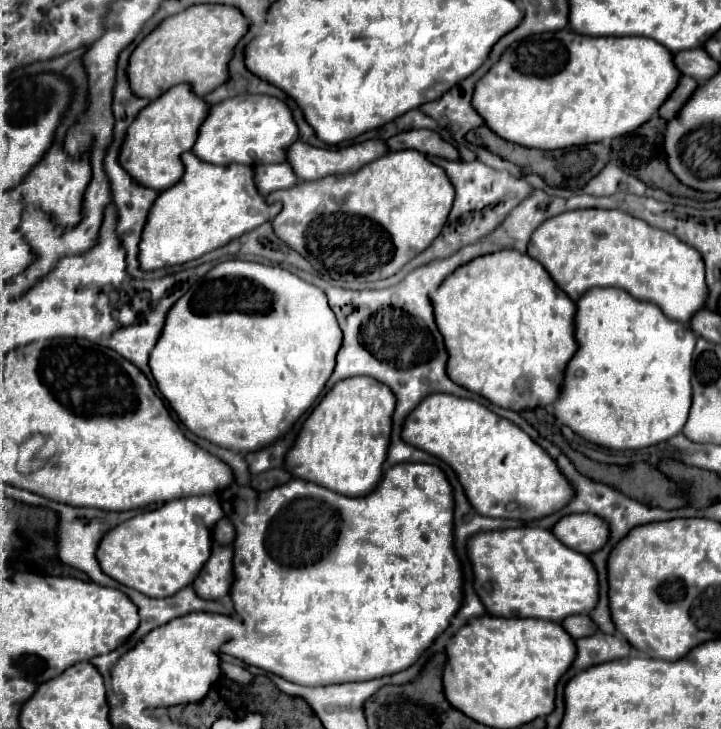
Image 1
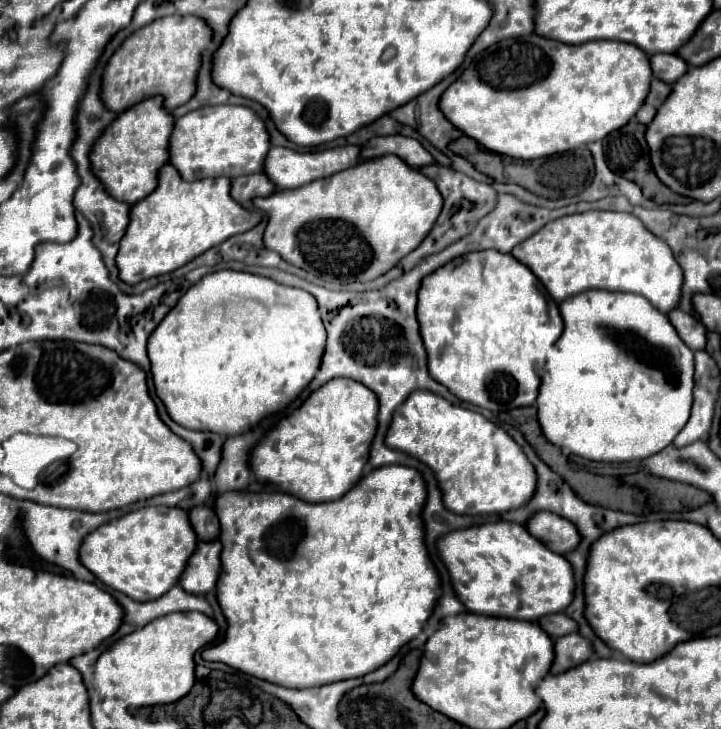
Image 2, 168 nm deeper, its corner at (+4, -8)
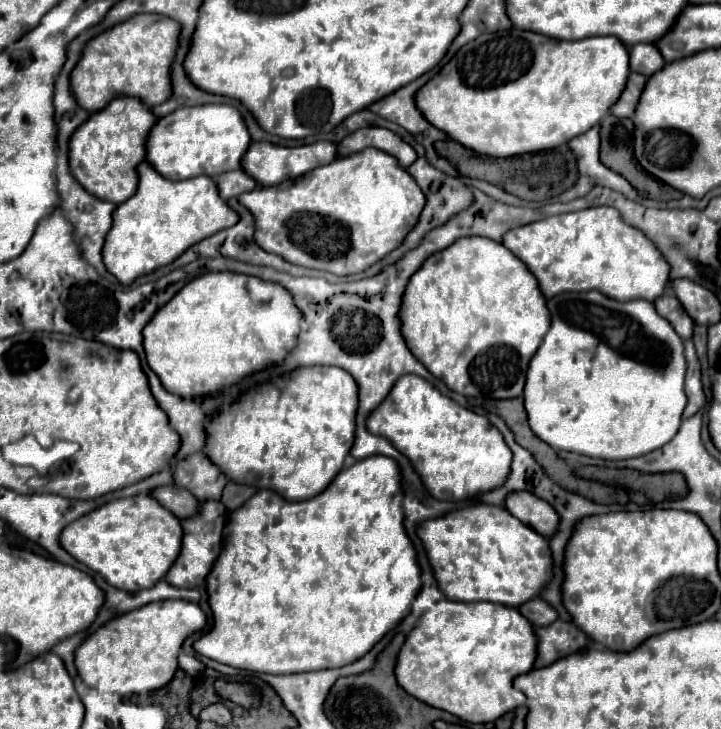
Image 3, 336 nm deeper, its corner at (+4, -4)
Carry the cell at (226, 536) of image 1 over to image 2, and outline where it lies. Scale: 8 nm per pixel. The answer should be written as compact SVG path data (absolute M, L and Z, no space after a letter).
M198 506L190 512L190 520L194 526L194 532L202 542L212 542L220 536L220 524L212 508L208 506Z

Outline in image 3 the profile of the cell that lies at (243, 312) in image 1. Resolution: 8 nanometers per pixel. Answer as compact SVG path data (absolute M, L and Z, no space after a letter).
M210 272L188 282L166 306L162 306L152 316L150 324L146 324L142 332L142 344L148 366L158 374L168 392L184 398L202 398L218 388L234 384L248 374L280 362L302 328L302 312L282 286L278 288L278 284L236 272Z

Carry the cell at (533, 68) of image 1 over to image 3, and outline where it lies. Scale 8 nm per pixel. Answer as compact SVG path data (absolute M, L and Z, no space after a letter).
M510 28L510 30L502 30L502 32L494 32L494 34L482 34L482 36L474 38L472 42L464 44L418 90L418 96L414 98L414 102L418 104L418 108L422 108L422 116L426 120L430 120L430 124L434 124L442 132L446 132L448 138L460 142L464 148L470 148L470 150L474 150L478 154L492 156L492 158L508 158L508 156L518 156L518 154L526 154L526 152L538 152L538 150L546 150L546 148L556 148L558 144L566 144L574 136L584 134L586 130L596 126L602 120L602 116L610 110L610 106L620 98L620 94L622 94L624 86L626 86L626 80L628 80L628 72L630 72L630 56L628 56L626 46L616 36L594 36L594 38L586 38L586 40L578 40L578 42L562 42L562 40L540 36L536 32Z

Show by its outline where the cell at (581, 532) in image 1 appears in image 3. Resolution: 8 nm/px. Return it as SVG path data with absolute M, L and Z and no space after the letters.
M514 492L514 496L506 496L506 510L534 528L542 536L552 536L558 530L558 514L550 504L534 496L532 492Z

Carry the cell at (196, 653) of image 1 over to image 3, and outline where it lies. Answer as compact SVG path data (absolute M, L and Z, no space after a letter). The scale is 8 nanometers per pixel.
M158 600L158 604L146 604L146 608L136 608L134 612L108 620L74 650L78 676L90 688L112 688L120 696L158 690L174 678L182 642L190 634L204 630L204 626L206 614L198 604L190 604L188 600Z

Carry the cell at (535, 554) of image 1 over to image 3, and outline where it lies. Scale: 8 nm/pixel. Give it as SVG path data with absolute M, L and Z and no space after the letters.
M470 504L436 520L424 520L416 528L440 592L458 602L498 602L520 606L540 594L552 578L552 554L548 540L514 518L504 506Z

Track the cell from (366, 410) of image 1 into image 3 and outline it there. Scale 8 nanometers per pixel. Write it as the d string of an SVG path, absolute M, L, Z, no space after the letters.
M300 366L222 406L206 424L204 452L232 482L270 488L286 500L308 500L342 470L354 442L356 408L358 386L346 370Z

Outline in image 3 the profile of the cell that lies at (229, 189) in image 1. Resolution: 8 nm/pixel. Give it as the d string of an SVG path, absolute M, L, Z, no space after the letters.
M142 162L138 166L136 194L114 210L114 228L110 228L110 236L106 236L102 260L120 284L132 284L138 276L174 262L198 240L230 228L236 222L238 214L218 196L212 178L196 176L174 182L160 176L150 162Z

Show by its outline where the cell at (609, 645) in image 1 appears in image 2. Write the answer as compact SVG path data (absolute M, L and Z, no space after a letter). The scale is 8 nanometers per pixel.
M568 634L560 640L556 640L554 652L556 652L556 660L550 670L552 674L562 674L570 668L576 668L578 664L582 664L594 656L592 642L580 634Z

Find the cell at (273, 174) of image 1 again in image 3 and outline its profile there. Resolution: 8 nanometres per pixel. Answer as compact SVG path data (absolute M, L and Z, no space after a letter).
M244 170L224 172L222 176L216 176L216 184L218 184L218 192L224 200L240 196L240 194L256 188L256 182Z

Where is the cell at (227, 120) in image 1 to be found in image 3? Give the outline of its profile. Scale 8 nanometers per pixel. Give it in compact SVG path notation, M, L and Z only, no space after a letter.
M204 104L178 108L162 116L152 126L146 138L146 160L168 180L186 180L192 176L218 176L240 168L240 158L250 146L250 134L242 116L228 104Z

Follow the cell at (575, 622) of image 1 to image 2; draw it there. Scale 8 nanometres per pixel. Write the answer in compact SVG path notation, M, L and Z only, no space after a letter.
M558 614L558 616L544 616L542 620L538 620L538 624L548 632L550 638L560 638L572 632L578 632L578 624L566 616L566 614Z

